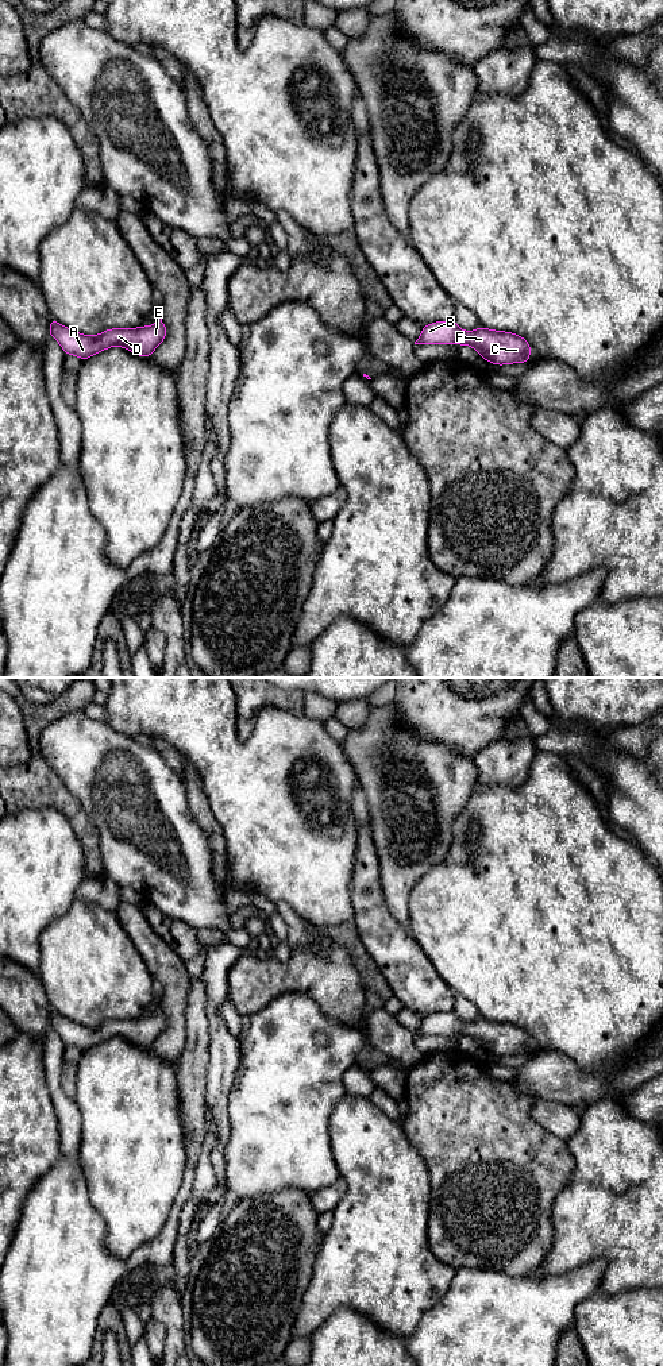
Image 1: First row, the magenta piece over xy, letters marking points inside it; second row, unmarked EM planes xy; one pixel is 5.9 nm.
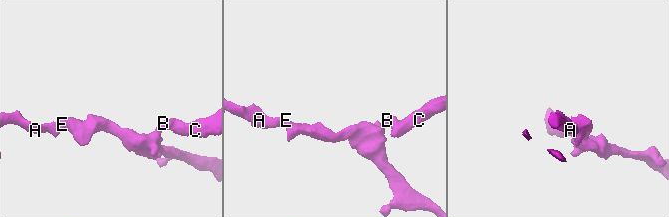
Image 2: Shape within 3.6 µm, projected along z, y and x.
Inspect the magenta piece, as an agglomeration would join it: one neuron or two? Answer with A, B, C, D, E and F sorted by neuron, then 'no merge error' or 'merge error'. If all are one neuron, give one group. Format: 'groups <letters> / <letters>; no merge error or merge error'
groups A B C D E F; no merge error

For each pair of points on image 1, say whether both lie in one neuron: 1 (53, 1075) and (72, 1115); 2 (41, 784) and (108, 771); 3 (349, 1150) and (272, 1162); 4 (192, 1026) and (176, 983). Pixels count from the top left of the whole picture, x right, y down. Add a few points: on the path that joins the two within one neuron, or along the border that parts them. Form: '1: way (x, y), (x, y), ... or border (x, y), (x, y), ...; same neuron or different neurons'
1: way (54, 1084), (64, 1106); same neuron
2: border (42, 755), (66, 790), (81, 805); different neurons
3: border (328, 1122), (331, 1154), (340, 1176); different neurons
4: border (191, 979), (187, 1000), (185, 1041); different neurons

